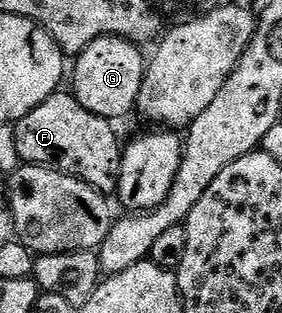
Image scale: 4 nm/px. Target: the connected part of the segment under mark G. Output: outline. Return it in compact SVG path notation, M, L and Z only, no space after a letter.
M102 36L85 50L78 53L75 64L75 88L73 94L93 114L112 122L118 122L122 116L136 111L139 103L139 91L143 75L147 69L144 49L134 40L126 40L120 36Z

